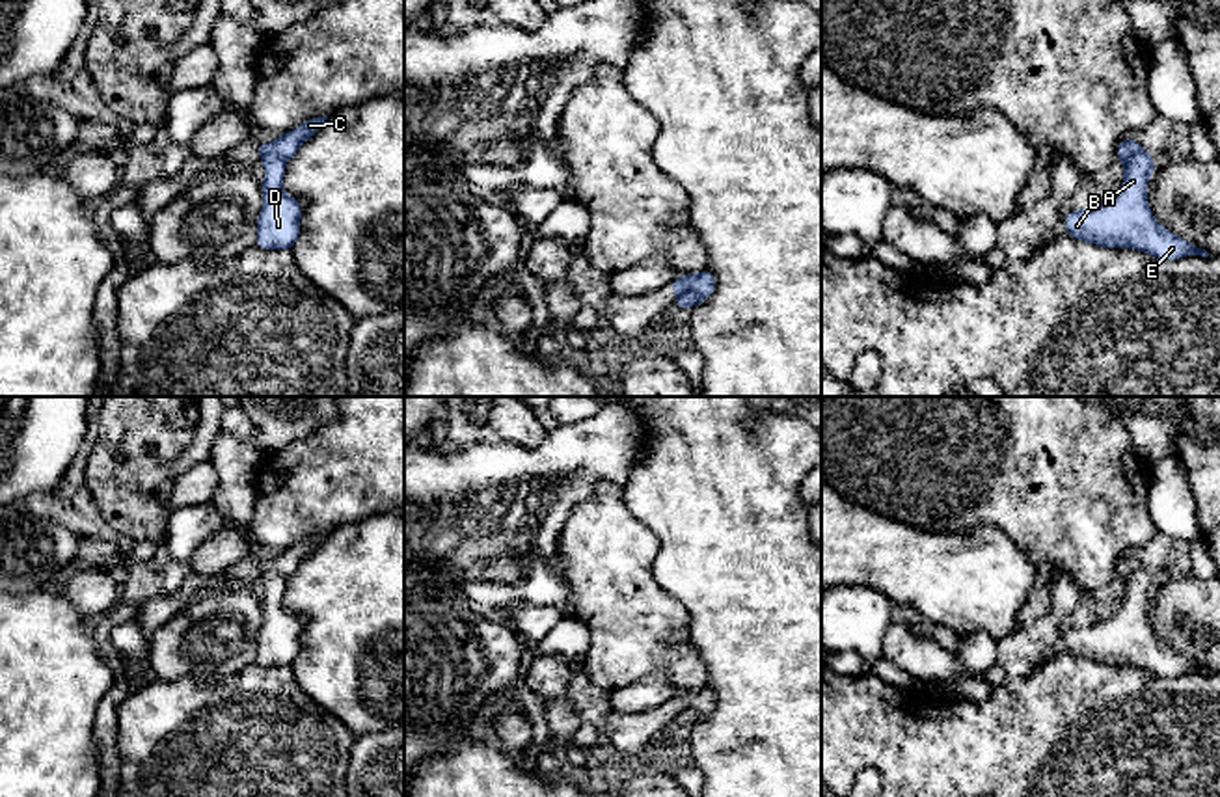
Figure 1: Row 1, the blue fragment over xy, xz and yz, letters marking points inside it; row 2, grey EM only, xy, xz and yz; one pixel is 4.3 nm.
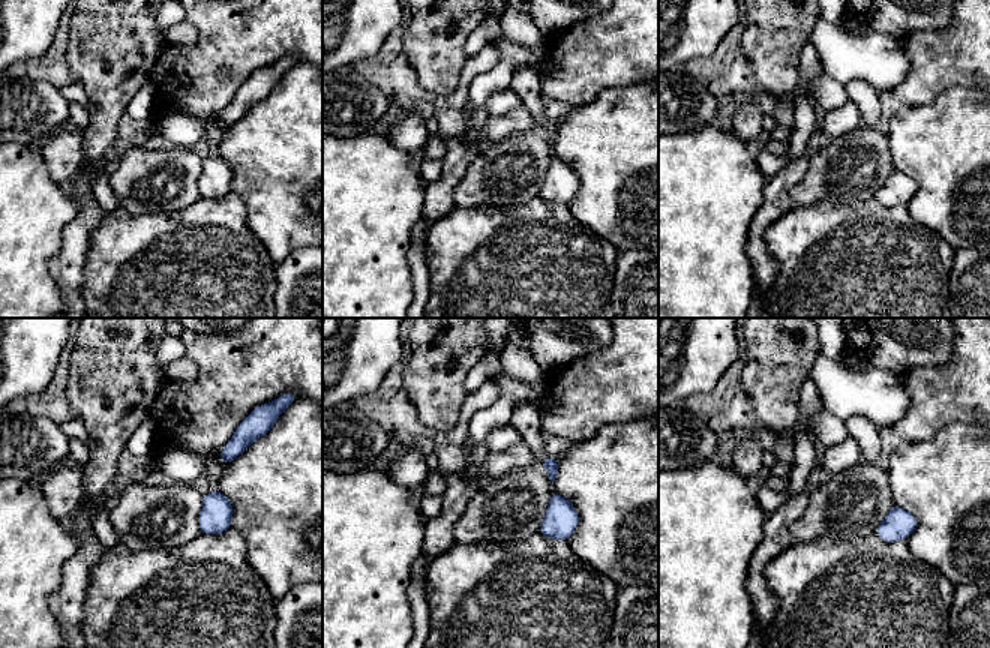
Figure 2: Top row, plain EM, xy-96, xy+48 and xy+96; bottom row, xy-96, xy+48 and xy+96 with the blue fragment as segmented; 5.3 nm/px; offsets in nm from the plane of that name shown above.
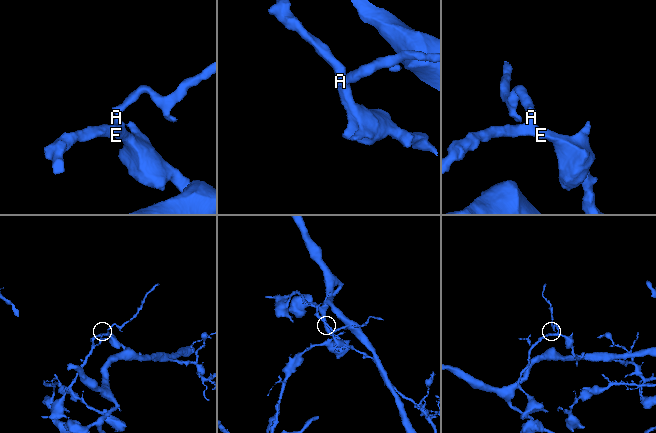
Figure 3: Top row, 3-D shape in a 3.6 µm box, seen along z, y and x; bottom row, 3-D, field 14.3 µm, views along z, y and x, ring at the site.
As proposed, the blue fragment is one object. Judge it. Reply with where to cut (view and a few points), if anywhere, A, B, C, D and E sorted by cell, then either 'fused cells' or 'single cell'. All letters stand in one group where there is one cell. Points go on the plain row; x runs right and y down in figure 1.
cut xz (677, 717), (686, 712), (693, 712), (699, 717); groups A B D E / C; fused cells

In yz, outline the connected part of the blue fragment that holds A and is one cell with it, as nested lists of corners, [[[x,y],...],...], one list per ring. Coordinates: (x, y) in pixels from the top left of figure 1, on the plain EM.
[[[1140,568],[1123,587],[1123,601],[1114,615],[1064,633],[1065,650],[1103,665],[1132,665],[1162,678],[1209,670],[1160,642],[1147,620],[1145,603],[1155,575]]]

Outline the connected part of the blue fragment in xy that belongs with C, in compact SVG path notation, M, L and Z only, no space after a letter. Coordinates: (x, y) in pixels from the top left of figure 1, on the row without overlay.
M328 533L307 536L291 549L283 549L278 557L270 561L257 561L259 575L263 577L268 572L276 572L283 579L287 579L298 570L300 562L326 540L326 536Z

